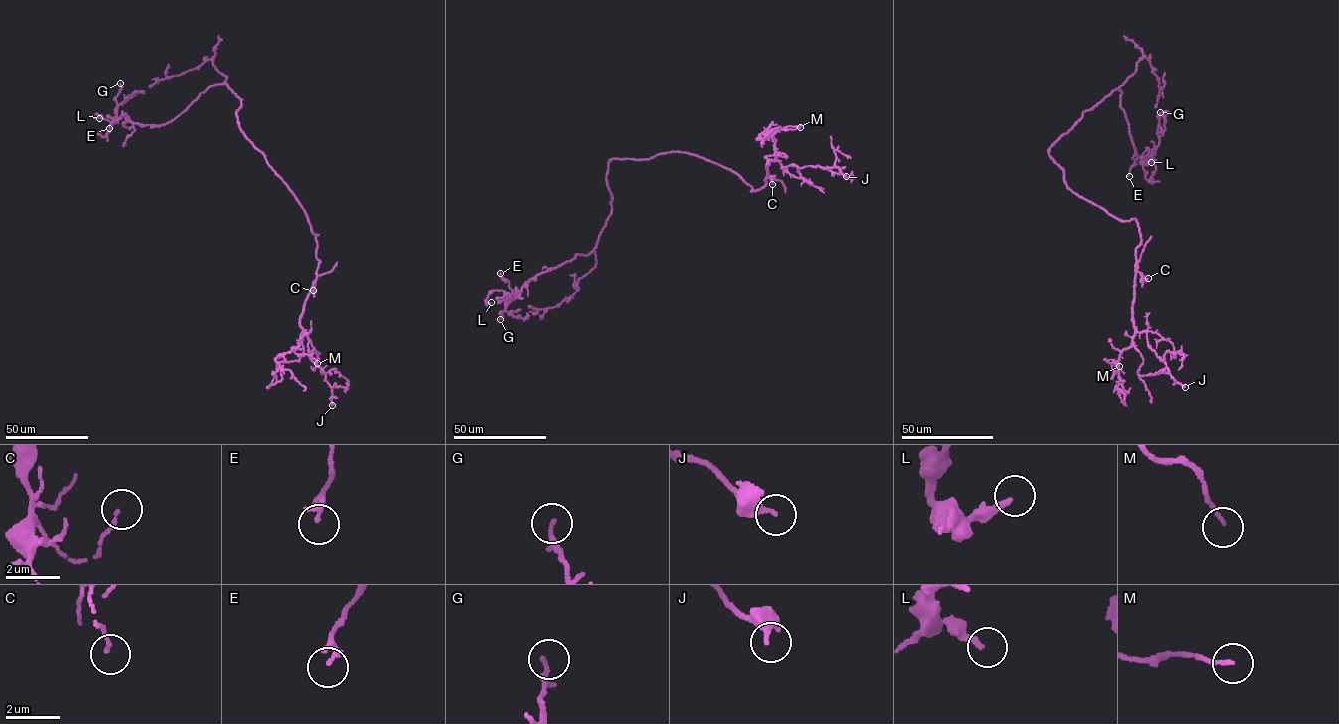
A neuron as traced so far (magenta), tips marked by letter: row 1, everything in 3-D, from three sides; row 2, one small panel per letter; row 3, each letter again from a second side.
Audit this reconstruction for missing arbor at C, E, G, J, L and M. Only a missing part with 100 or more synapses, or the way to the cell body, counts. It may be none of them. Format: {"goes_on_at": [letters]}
{"goes_on_at": []}

